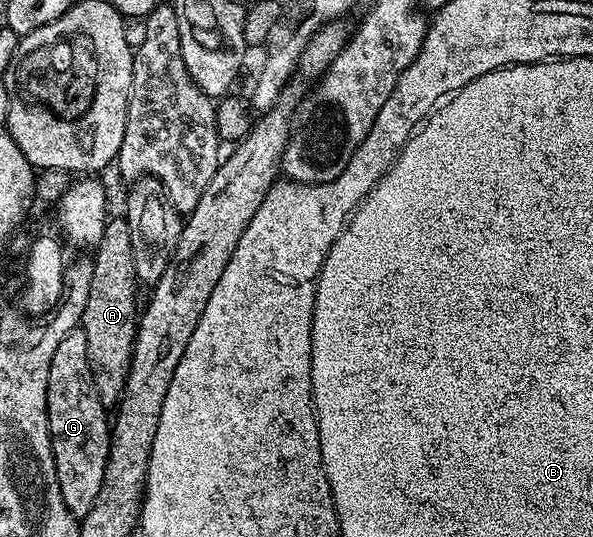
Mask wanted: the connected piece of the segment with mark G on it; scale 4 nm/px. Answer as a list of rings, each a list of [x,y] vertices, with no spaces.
[[[80,328],[67,332],[59,348],[55,348],[55,356],[51,359],[51,372],[47,376],[47,420],[59,492],[63,492],[63,504],[67,504],[73,517],[78,520],[91,512],[95,496],[99,496],[99,488],[103,484],[111,441],[111,422],[108,417],[105,419],[105,414],[107,407],[99,400],[99,392],[95,392],[95,380],[91,376],[91,364],[87,360],[87,336]]]

